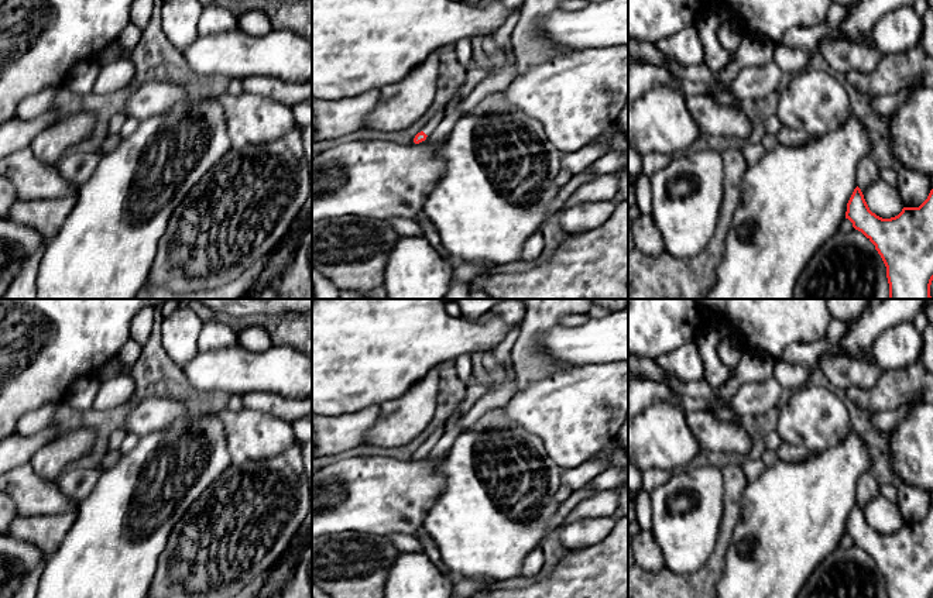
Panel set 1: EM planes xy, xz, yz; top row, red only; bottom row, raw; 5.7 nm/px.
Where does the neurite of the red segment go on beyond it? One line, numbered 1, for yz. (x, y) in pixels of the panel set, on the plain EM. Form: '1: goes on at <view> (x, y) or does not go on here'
1: does not go on here

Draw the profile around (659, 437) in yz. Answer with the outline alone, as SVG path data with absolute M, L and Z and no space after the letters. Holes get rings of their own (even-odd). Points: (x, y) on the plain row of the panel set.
M655 402L628 420L628 461L641 471L649 468L685 470L702 448L697 437L689 427L686 410L673 403Z

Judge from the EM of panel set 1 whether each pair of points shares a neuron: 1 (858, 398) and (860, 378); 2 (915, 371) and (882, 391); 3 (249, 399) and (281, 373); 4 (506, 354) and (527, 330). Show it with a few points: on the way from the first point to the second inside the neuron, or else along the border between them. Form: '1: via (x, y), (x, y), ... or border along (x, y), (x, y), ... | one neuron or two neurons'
1: border along (882, 370), (871, 387), (847, 387), (844, 389) | two neurons
2: via (906, 380), (891, 391) | one neuron
3: border along (242, 395), (250, 392), (277, 392), (291, 398) | two neurons
4: border along (520, 325), (520, 333), (513, 346), (515, 378) | two neurons

